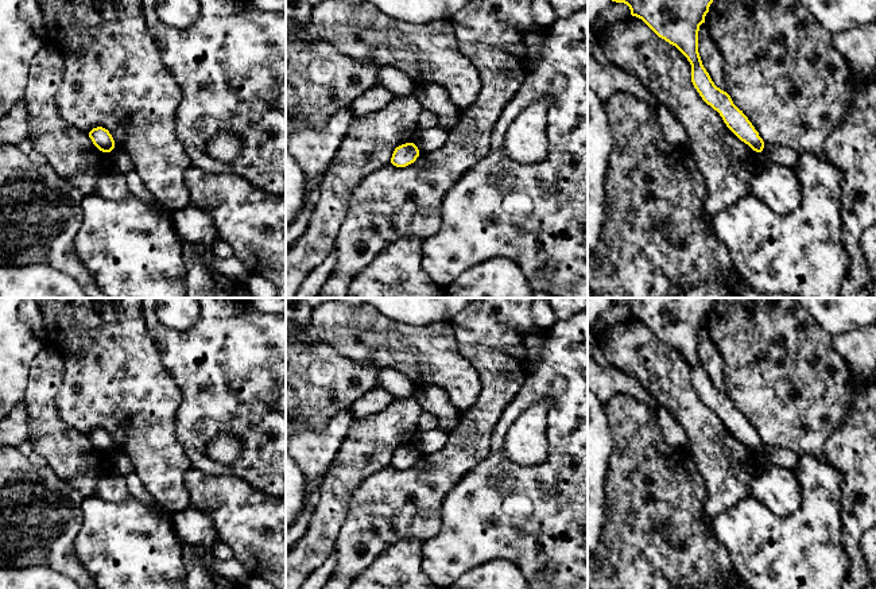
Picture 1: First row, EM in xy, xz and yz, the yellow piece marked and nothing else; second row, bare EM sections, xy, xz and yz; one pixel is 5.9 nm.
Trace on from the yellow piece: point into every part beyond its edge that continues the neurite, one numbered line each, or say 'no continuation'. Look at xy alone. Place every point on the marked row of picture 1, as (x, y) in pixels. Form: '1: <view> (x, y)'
1: xy (121, 161)

